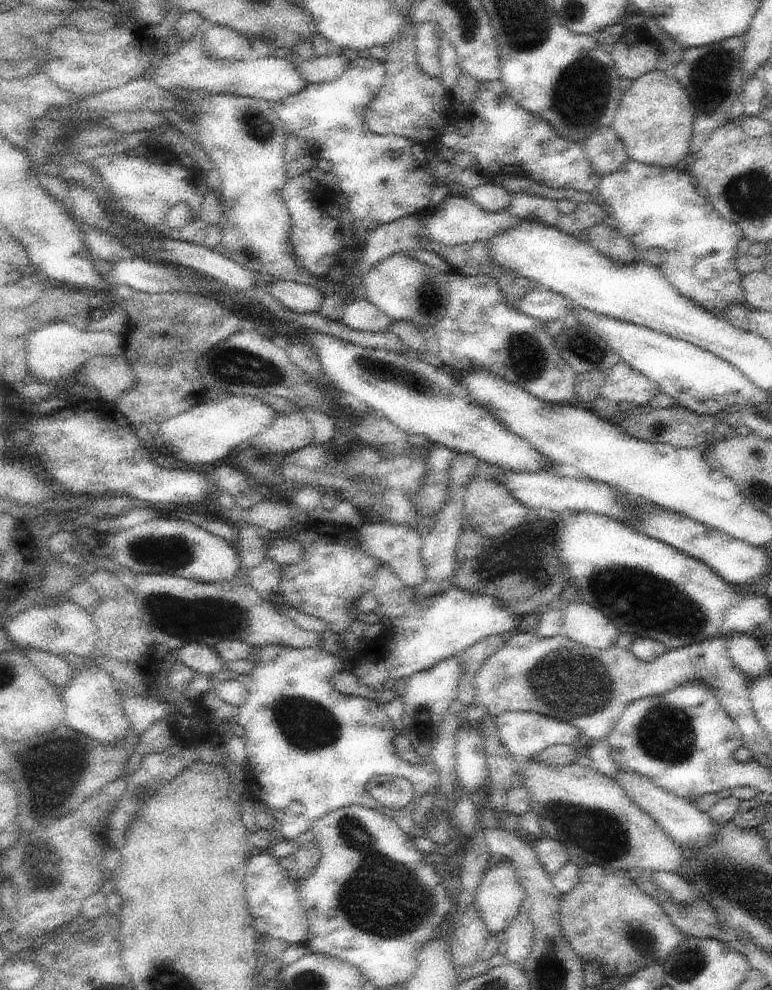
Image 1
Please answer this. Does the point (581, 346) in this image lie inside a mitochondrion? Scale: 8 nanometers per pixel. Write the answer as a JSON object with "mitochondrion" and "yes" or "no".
{"mitochondrion":"yes"}

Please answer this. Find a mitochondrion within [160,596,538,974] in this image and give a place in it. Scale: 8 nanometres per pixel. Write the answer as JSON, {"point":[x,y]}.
{"point":[380,887]}

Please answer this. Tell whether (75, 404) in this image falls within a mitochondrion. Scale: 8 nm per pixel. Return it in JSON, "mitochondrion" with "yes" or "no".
{"mitochondrion":"no"}

